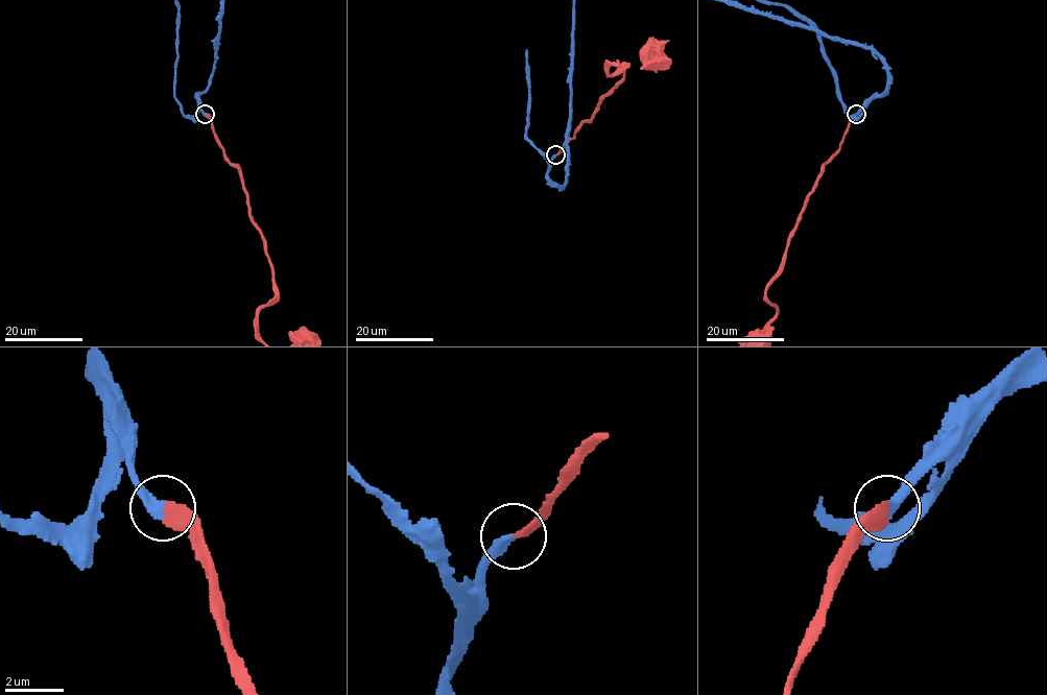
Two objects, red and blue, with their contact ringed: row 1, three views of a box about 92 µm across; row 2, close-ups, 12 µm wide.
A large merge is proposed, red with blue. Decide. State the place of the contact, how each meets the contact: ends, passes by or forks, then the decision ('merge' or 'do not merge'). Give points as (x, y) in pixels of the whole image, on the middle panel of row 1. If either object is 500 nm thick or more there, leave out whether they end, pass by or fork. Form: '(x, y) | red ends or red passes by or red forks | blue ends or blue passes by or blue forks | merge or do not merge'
(555, 154) | red ends | blue ends | merge

